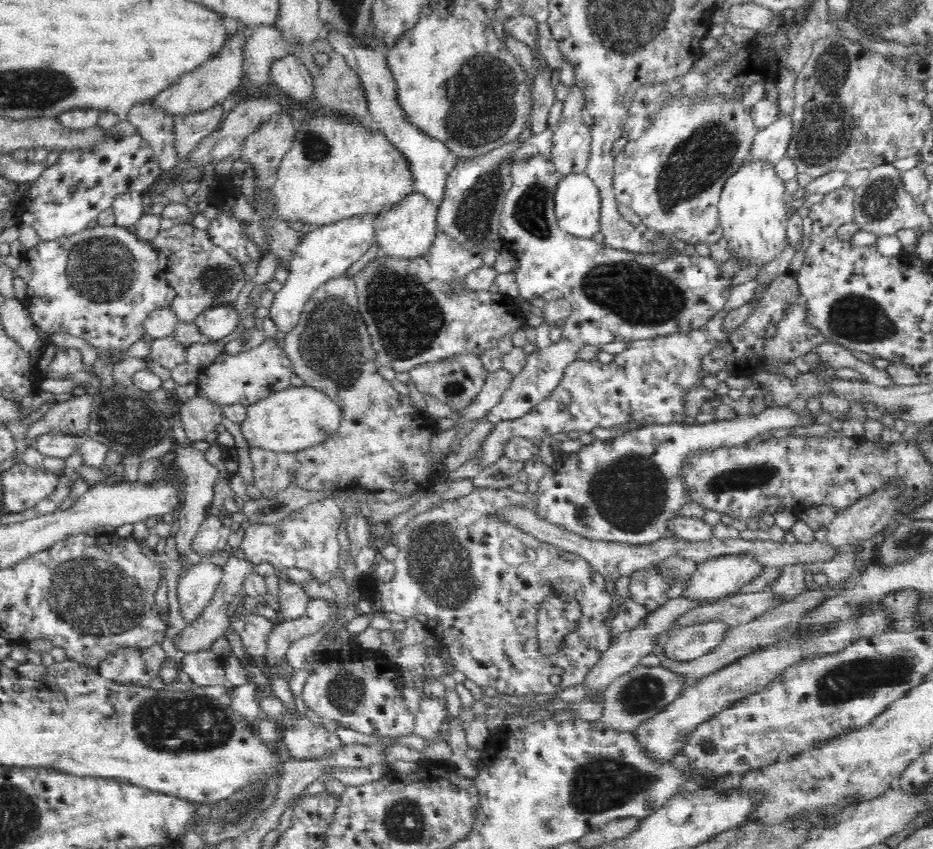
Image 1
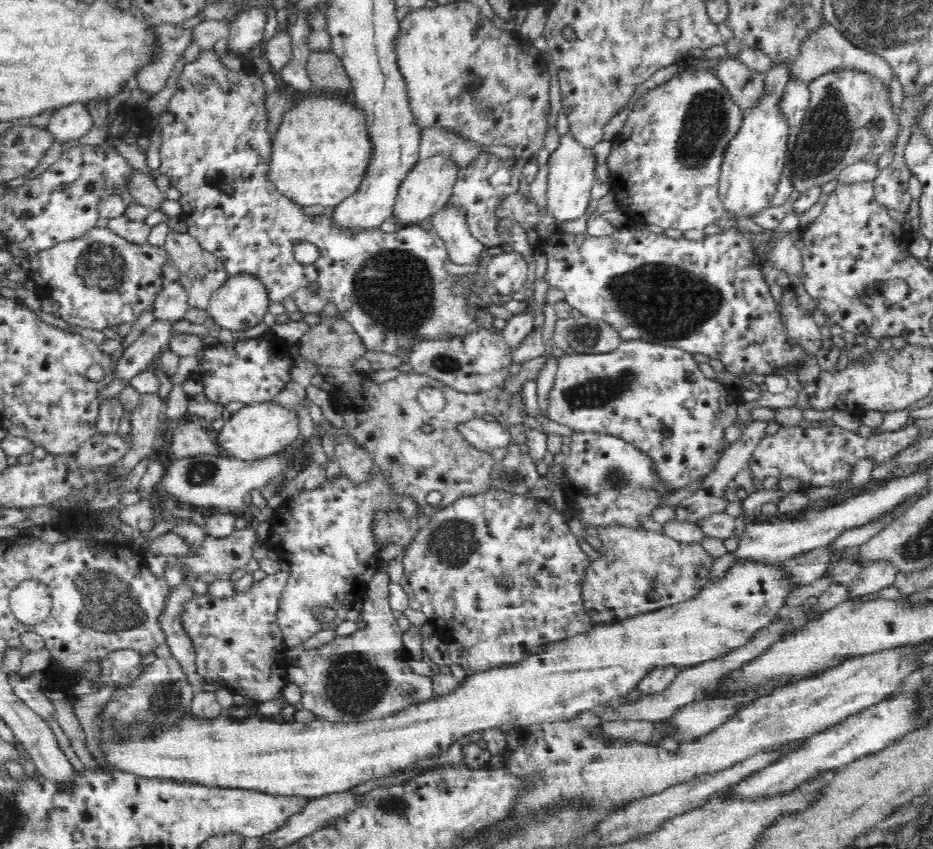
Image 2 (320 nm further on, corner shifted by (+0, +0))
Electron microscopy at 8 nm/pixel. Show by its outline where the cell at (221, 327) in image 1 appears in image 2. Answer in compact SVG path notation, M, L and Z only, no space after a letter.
M237 275L230 276L213 293L206 311L221 329L244 331L262 321L269 303L267 292L258 279Z

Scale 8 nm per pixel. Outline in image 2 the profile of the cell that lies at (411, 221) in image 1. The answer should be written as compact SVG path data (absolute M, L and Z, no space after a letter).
M443 154L430 156L426 160L419 159L416 166L410 170L410 174L400 185L394 204L393 212L398 230L412 227L414 224L420 225L422 220L433 218L446 207L446 204L449 204L457 170L455 162Z

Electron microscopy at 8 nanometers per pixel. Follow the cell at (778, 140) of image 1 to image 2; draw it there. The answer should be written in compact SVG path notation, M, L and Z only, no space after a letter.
M794 79L787 82L784 94L779 102L779 110L786 119L788 128L793 133L798 129L804 118L809 98L808 84L802 84Z

